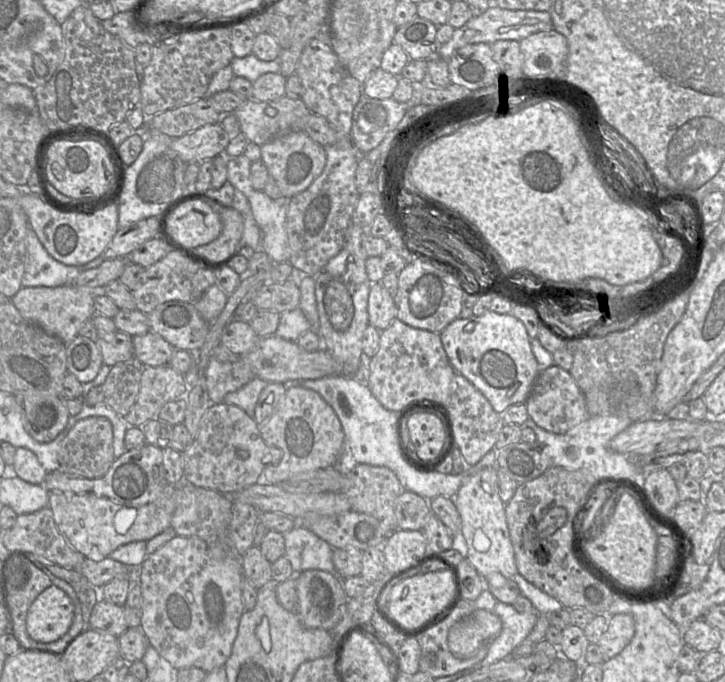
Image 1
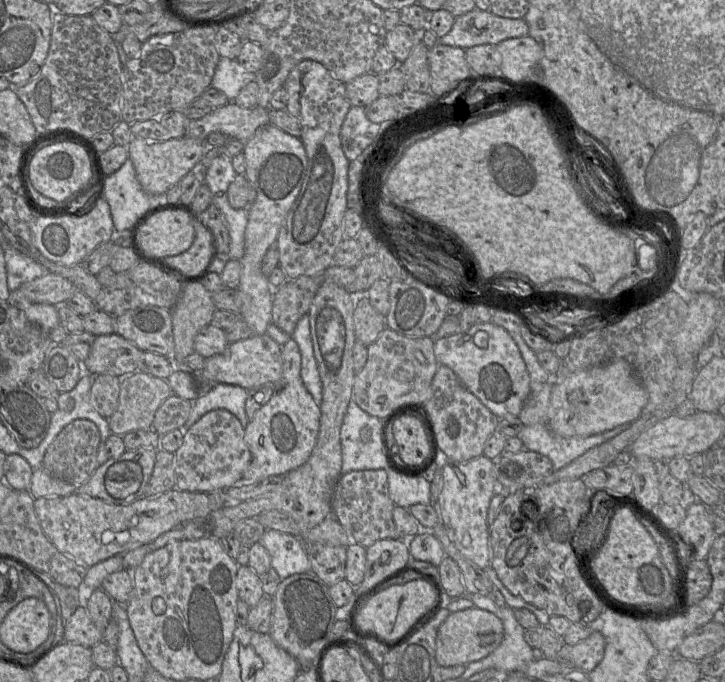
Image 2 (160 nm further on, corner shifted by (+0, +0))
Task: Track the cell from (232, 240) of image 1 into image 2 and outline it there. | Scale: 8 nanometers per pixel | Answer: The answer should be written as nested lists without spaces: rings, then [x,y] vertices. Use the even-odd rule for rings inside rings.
[[[200,222],[194,224],[194,229],[195,238],[187,251],[158,261],[159,266],[183,279],[199,276],[216,253],[212,233]]]

